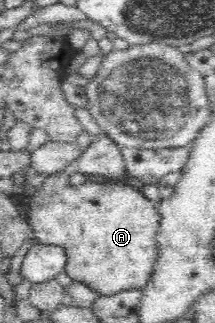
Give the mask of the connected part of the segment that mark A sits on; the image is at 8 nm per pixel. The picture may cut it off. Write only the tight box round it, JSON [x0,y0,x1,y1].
[27,174,160,295]

